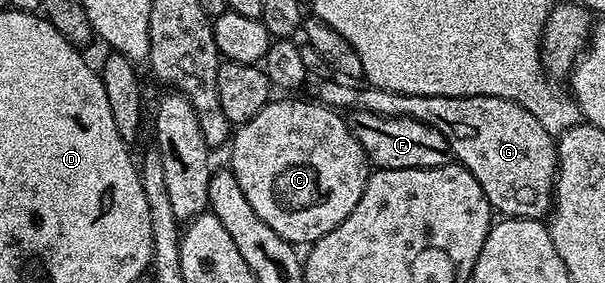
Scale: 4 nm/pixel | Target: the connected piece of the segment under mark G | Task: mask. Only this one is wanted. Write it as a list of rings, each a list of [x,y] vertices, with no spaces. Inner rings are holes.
[[[322,80],[317,83],[317,101],[322,105],[331,107],[339,112],[353,112],[367,110],[373,114],[379,114],[385,118],[411,118],[420,120],[429,126],[435,126],[448,140],[450,153],[472,176],[476,176],[476,184],[484,188],[484,196],[490,202],[499,215],[508,218],[536,218],[545,219],[551,213],[556,193],[556,175],[558,173],[558,147],[555,135],[550,134],[520,104],[512,100],[504,100],[496,96],[472,96],[471,98],[449,98],[448,96],[430,96],[421,94],[401,94],[400,92],[388,92],[376,88],[373,84],[366,84],[361,90],[358,84],[351,84],[346,80]]]

